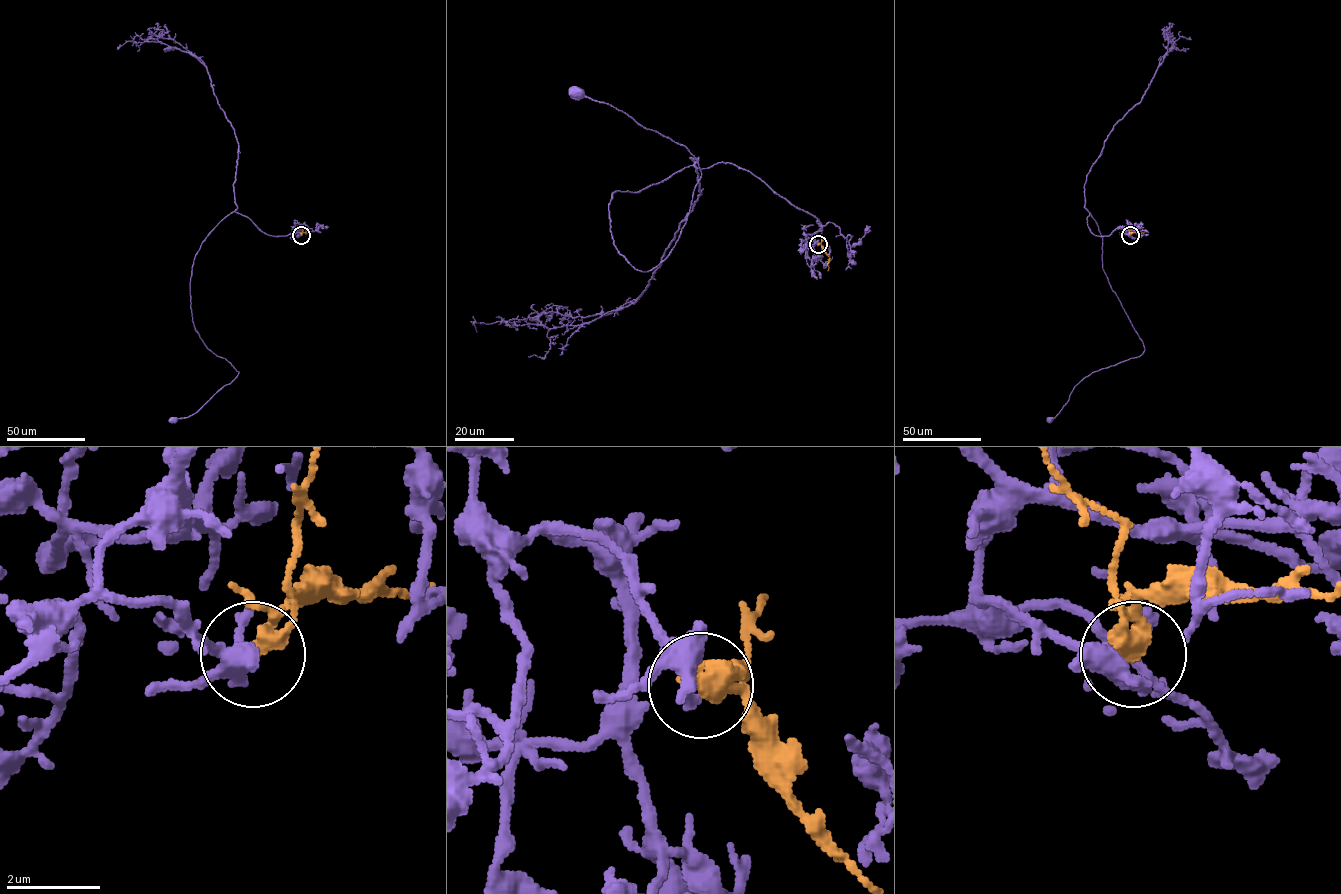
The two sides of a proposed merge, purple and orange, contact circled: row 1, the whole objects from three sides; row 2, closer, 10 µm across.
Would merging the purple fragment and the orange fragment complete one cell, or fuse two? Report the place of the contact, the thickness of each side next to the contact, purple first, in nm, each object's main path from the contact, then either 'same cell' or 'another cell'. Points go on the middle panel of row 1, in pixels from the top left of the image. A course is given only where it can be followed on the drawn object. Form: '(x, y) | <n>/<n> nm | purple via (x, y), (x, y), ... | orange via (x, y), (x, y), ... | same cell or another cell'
(818, 244) | 320/340 nm | purple via (818, 244), (822, 224), (749, 172), (690, 166), (612, 193), (636, 269), (673, 248), (699, 165), (577, 93) | orange via (818, 244), (829, 257), (828, 271) | another cell

